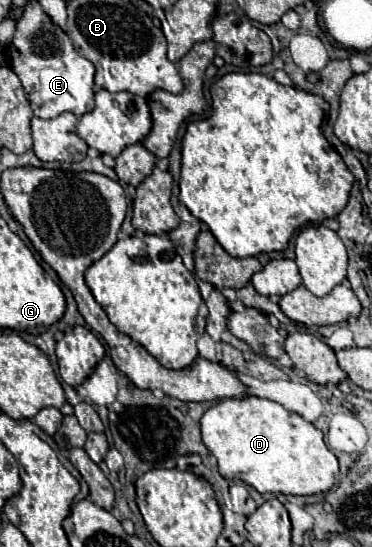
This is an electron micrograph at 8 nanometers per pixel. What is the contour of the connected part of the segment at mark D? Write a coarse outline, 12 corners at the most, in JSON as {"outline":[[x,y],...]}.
{"outline":[[224,398],[200,432],[226,480],[320,494],[338,458],[282,404]]}

